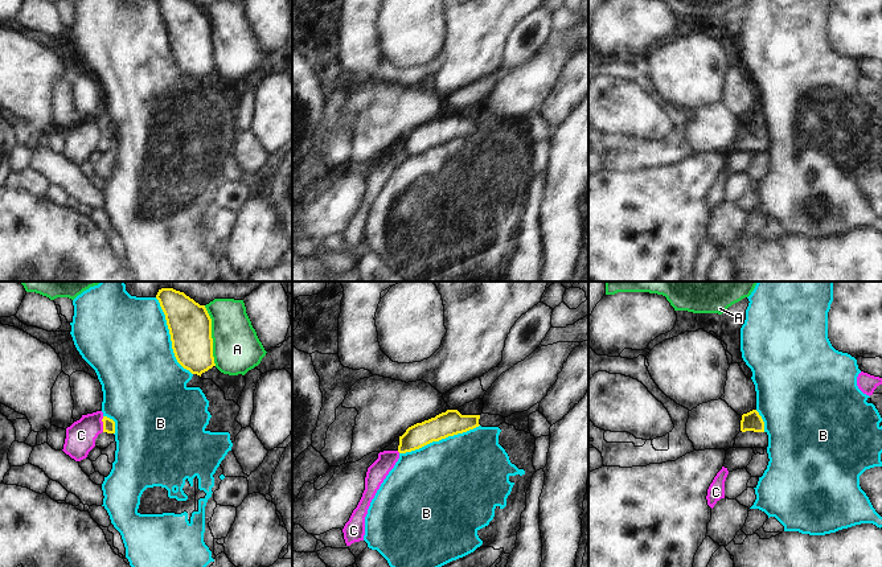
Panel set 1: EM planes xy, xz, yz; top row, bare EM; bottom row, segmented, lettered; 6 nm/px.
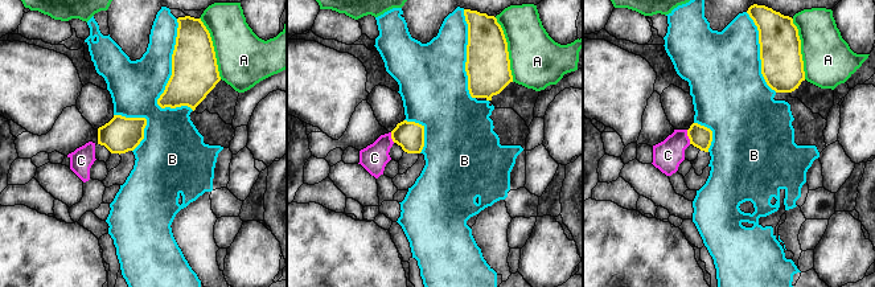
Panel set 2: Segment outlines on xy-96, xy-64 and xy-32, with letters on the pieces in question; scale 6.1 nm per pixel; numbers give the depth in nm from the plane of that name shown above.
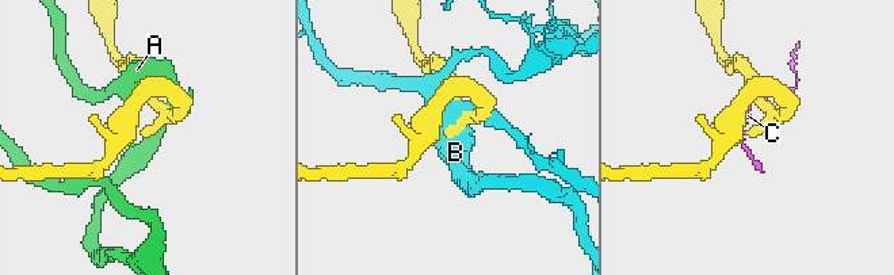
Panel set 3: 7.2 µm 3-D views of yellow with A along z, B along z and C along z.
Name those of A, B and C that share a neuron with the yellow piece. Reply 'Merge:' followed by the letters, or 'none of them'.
Merge: none of them.

